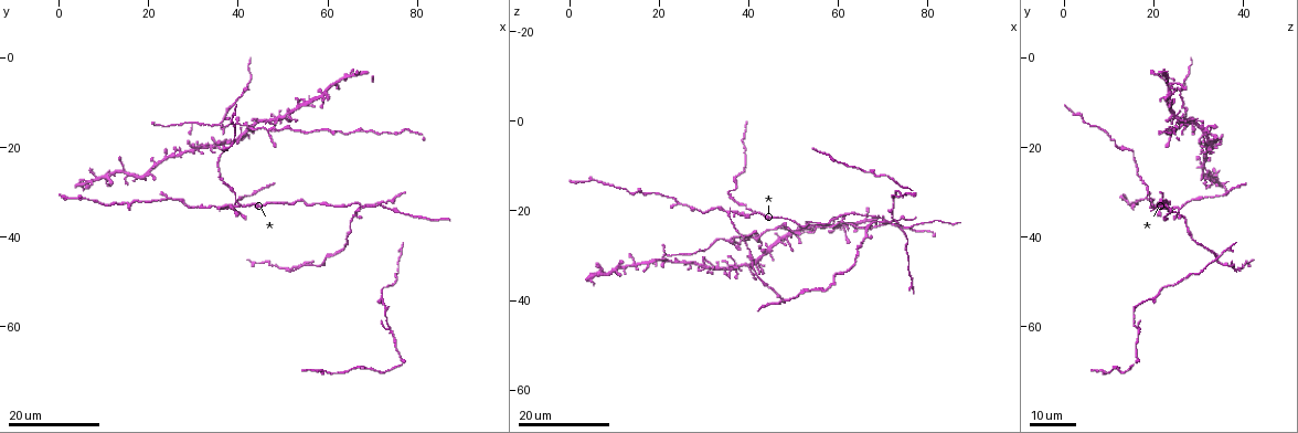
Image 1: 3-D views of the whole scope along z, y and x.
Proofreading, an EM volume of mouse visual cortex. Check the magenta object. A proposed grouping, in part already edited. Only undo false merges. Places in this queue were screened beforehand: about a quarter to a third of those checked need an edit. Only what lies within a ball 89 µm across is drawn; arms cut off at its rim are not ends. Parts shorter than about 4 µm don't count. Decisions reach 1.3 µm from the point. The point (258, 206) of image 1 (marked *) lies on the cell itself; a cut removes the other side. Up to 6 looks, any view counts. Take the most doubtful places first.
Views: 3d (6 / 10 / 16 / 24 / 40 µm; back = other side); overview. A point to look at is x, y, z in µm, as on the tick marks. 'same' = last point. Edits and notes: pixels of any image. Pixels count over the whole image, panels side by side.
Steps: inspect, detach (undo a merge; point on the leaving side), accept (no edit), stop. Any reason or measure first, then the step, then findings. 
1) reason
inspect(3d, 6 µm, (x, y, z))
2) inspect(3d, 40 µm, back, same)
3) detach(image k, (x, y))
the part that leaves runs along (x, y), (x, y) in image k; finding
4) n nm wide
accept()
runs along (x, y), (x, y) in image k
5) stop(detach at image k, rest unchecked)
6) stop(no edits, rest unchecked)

four or more arms meet
inspect(3d, 24 µm, (36.0, 14.5, 26.5))

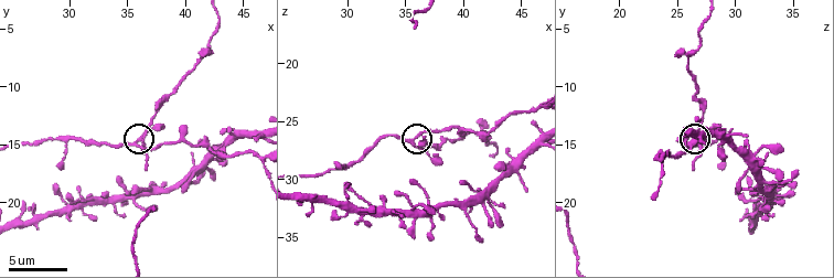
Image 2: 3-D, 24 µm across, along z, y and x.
inspect(3d, 10 µm, (35.4, 14.8, 26.8))

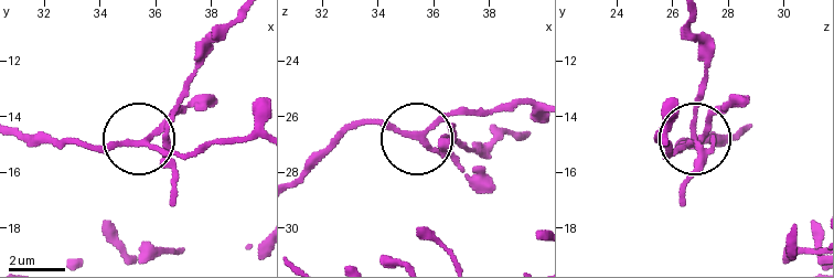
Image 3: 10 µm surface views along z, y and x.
170 nm wide
detach(image 3, (178, 178))
the part that leaves runs along (712, 142), (701, 140), (693, 126), (707, 54), (686, 19) in image 3; two cells meet here

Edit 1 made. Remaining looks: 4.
side arm on a straight run
inspect(3d, 16 µm, (48.5, 15.5, 24.0))

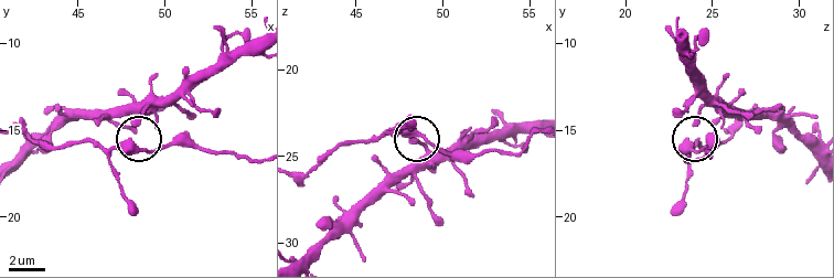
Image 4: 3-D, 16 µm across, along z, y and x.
inspect(3d, 6 µm, (48.4, 16.0, 23.9))

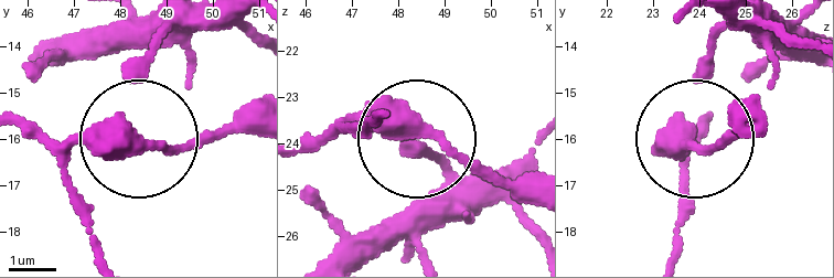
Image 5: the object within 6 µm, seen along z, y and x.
280 nm wide
accept()
all the same cell

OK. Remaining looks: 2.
four arms meet
inspect(3d, 16 µm, (36.0, 33.5, 20.5))

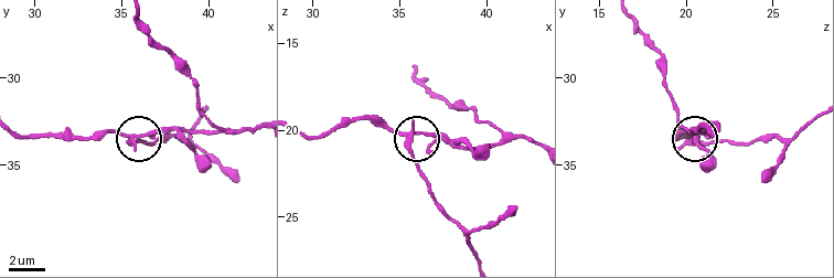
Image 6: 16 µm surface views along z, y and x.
inspect(3d, 10 µm, (35.4, 33.6, 20.5))

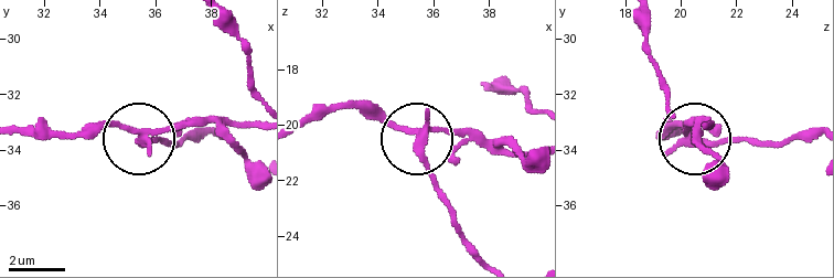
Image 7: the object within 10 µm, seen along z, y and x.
side arm 41 µm
detach(image 7, (430, 175))
the part that leaves runs along (421, 137), (438, 199), (479, 255) in image 7; a second cell is stuck on

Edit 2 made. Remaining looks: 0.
stop(detach at image 3, detach at image 7, rest unchecked)

